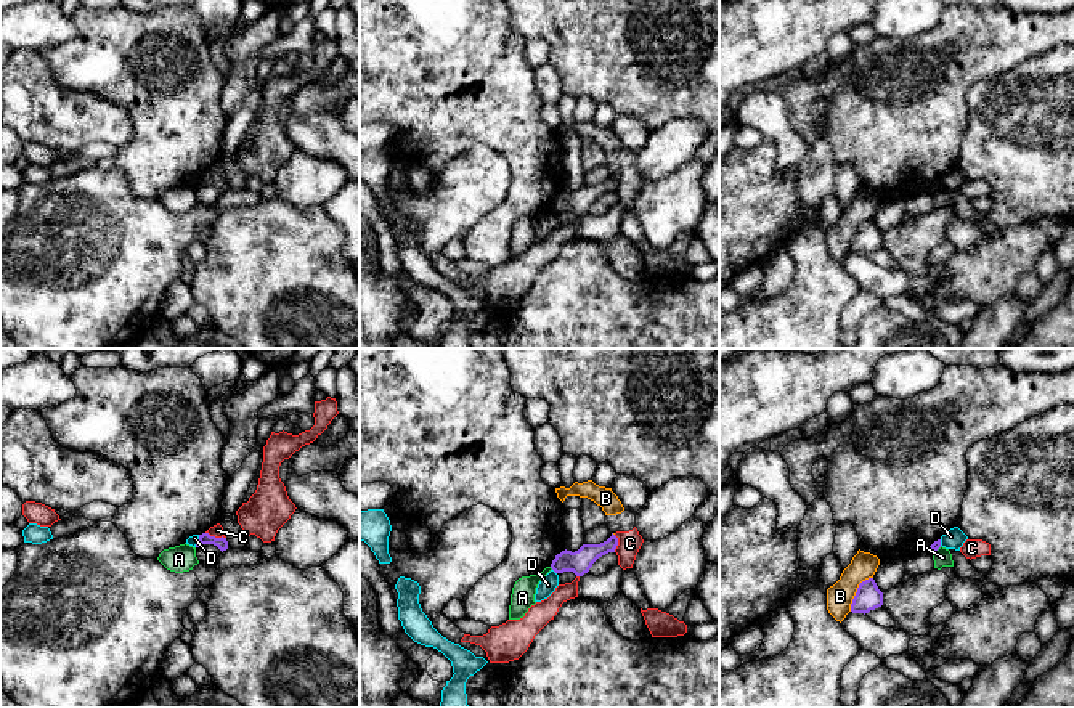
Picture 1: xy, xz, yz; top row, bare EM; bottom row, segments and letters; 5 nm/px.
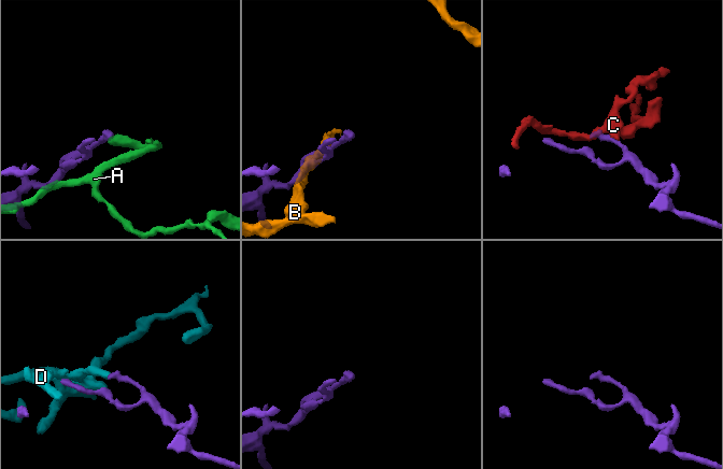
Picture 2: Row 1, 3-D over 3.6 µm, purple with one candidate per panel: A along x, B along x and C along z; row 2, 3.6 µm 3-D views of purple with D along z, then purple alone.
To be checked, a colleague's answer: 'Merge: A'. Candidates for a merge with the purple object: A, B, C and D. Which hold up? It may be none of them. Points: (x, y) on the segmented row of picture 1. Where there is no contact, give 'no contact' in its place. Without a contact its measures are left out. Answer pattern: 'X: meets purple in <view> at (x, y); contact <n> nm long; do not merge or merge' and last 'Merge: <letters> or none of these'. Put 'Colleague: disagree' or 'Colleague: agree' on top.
Colleague: disagree
A: meets purple in yz at (936, 549); contact 60 nm long; do not merge
B: meets purple in yz at (858, 591); contact 200 nm long; do not merge
C: meets purple in xy at (214, 537); contact 110 nm long; do not merge
D: meets purple in xz at (554, 570); contact 40 nm long; do not merge
Merge: none of these

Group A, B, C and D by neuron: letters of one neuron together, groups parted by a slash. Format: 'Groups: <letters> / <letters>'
Groups: A / B C / D

